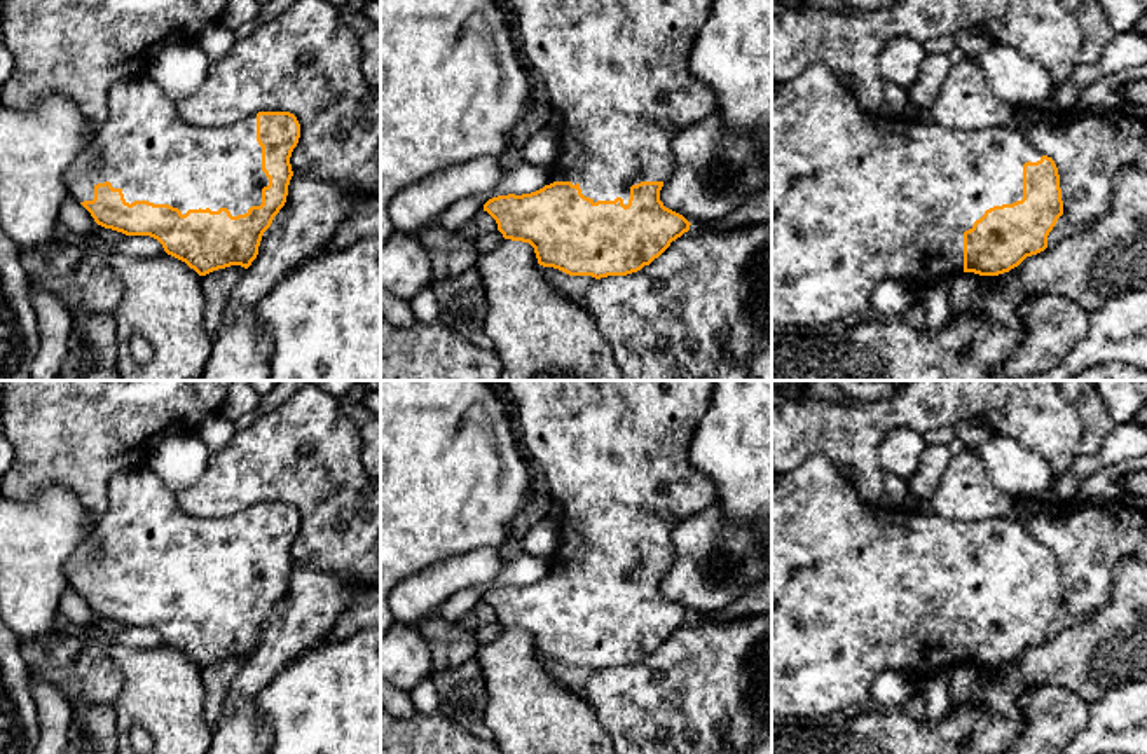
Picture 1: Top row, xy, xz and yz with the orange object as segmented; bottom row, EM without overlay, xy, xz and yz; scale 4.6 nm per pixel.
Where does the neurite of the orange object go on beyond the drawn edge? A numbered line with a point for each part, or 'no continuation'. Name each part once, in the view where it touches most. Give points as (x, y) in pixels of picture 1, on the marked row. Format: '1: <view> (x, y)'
1: xy (147, 149)

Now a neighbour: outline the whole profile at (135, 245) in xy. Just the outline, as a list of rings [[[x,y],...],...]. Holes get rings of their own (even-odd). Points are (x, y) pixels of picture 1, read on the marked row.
[[[129,236],[113,246],[119,253],[133,257],[155,257],[166,253],[162,244],[150,236]]]

